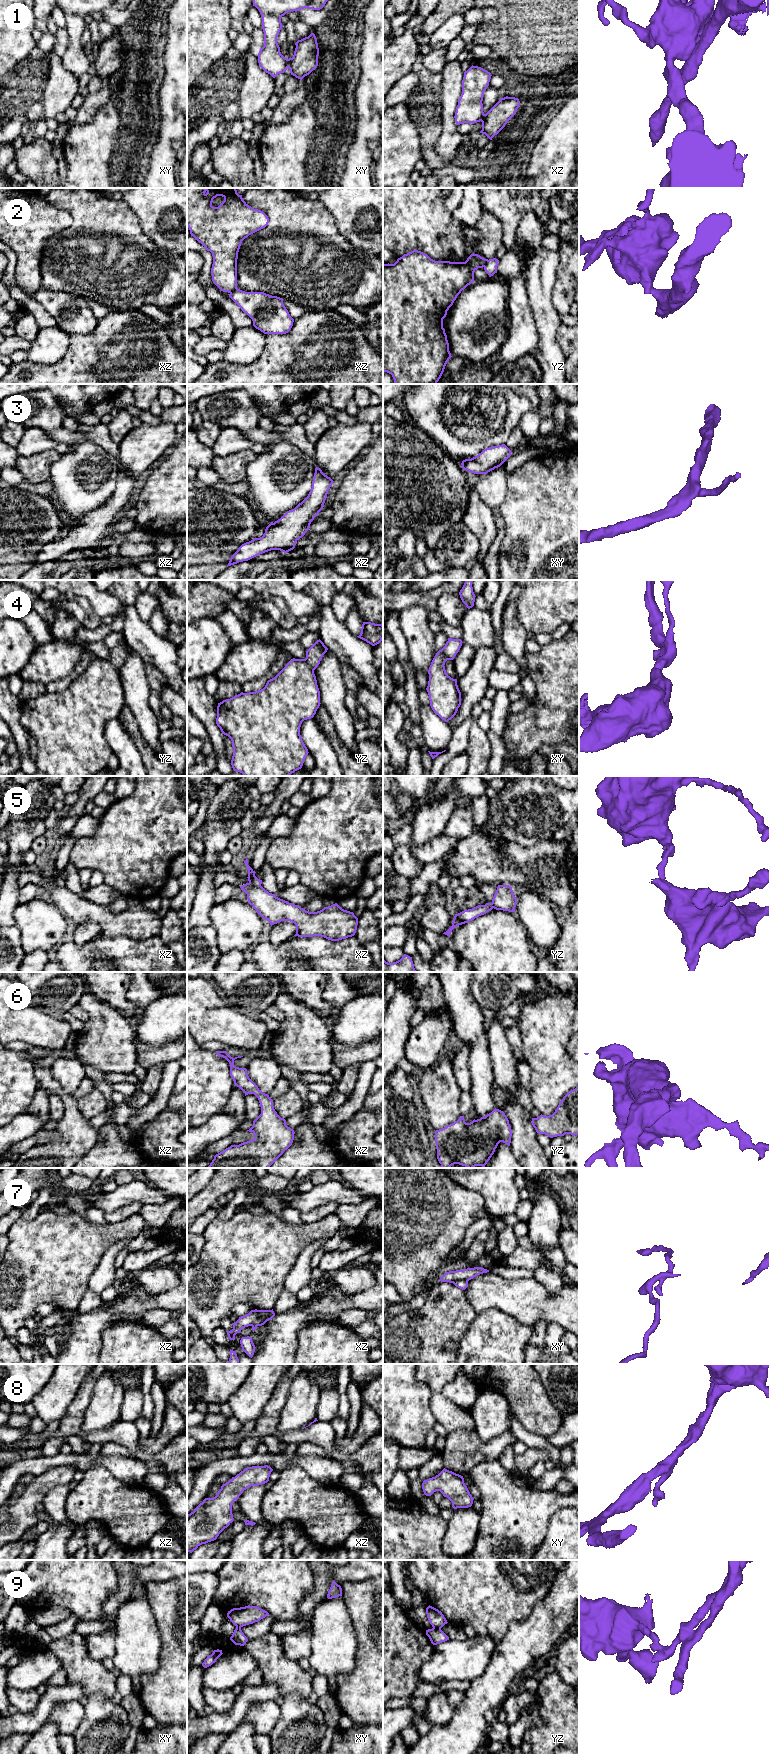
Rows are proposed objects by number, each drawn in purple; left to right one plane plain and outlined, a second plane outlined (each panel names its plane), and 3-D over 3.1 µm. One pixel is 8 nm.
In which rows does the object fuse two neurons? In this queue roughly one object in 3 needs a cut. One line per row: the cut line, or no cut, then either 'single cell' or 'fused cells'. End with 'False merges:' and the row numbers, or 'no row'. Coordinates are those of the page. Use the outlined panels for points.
1: cut in xy along (287, 59), (288, 67); fused cells
2: cut in xz along (237, 288), (230, 293); fused cells
3: no cut; single cell
4: no cut; single cell
5: cut in xz along (249, 882), (260, 886); fused cells
6: no cut; single cell
7: cut in xz along (273, 1312), (267, 1315), (264, 1314), (250, 1325); fused cells
8: no cut; single cell
9: cut in yz along (433, 1627), (440, 1629); fused cells
False merges: 1, 2, 5, 7, 9

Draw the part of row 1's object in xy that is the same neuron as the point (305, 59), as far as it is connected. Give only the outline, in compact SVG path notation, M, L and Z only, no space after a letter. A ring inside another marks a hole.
M314 33L298 40L292 58L288 59L288 68L291 75L302 80L318 66L319 48Z

